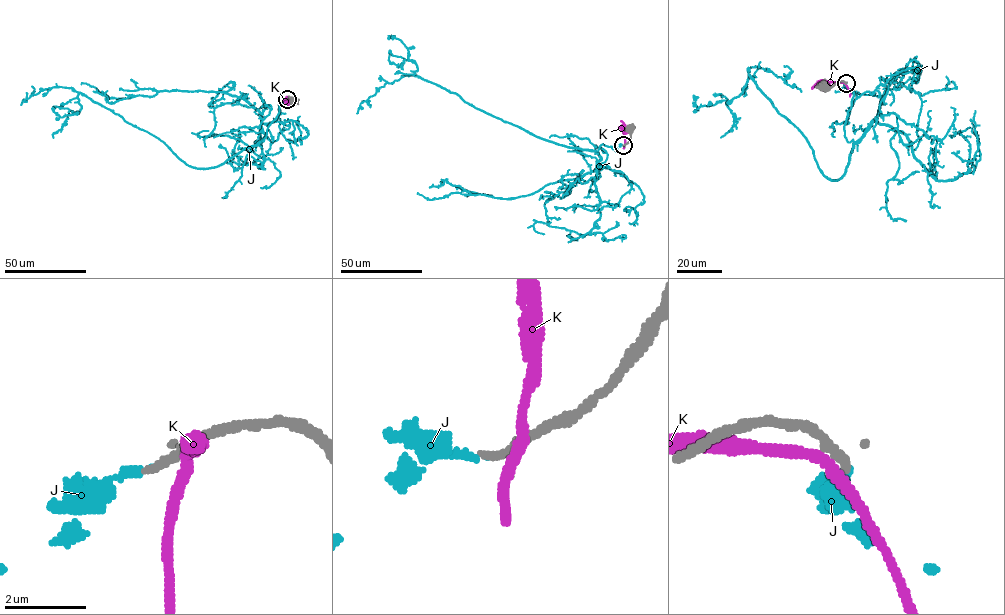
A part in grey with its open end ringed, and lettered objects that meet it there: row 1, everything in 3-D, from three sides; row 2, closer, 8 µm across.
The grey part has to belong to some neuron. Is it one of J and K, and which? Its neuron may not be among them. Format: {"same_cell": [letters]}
{"same_cell": ["J"]}

